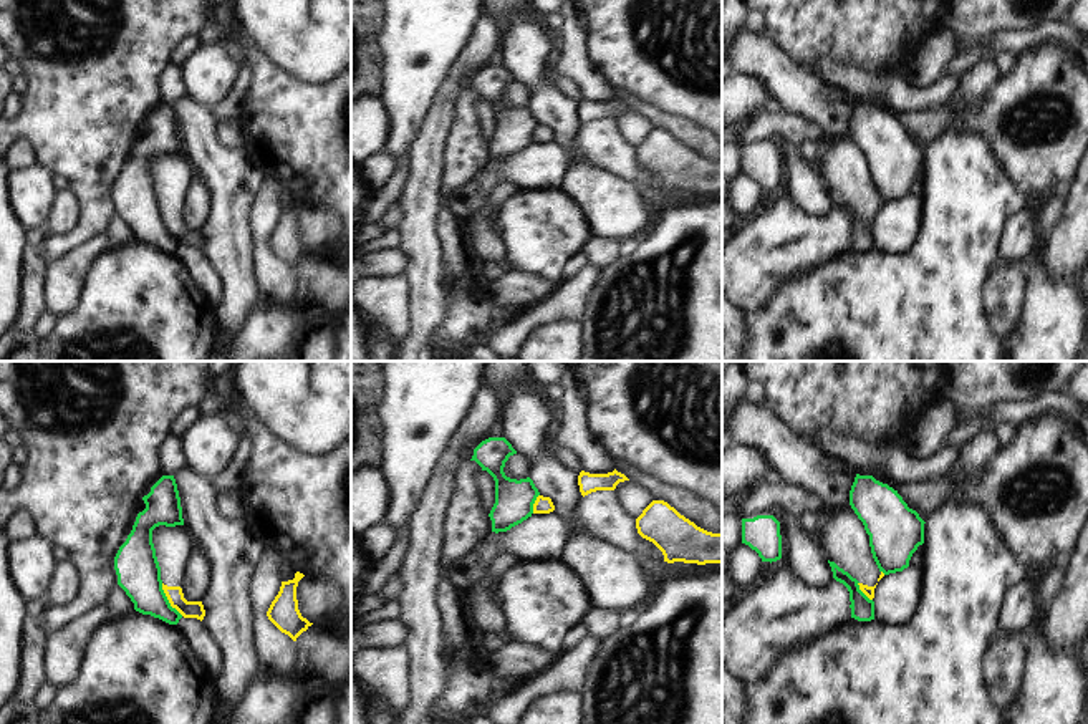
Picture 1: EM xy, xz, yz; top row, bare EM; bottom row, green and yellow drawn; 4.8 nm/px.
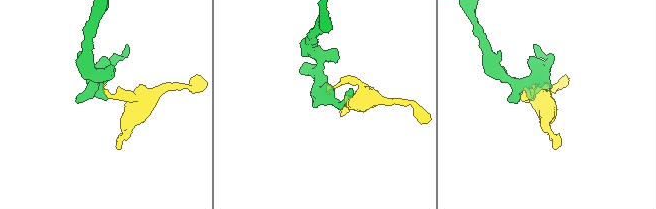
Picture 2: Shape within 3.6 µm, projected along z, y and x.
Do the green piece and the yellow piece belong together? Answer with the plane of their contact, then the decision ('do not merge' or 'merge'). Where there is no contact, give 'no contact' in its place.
meets green in xy; do not merge

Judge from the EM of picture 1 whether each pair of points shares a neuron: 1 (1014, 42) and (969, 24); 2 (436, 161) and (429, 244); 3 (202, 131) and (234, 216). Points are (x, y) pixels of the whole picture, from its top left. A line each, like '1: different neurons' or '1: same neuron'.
1: different neurons
2: same neuron
3: same neuron

